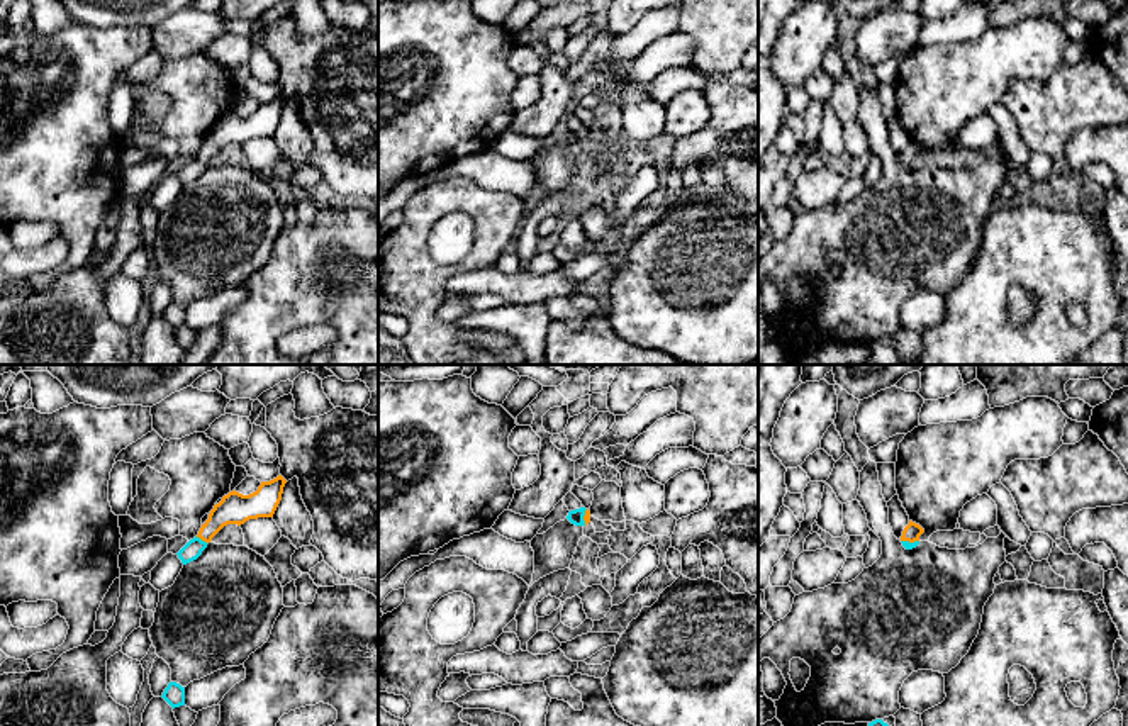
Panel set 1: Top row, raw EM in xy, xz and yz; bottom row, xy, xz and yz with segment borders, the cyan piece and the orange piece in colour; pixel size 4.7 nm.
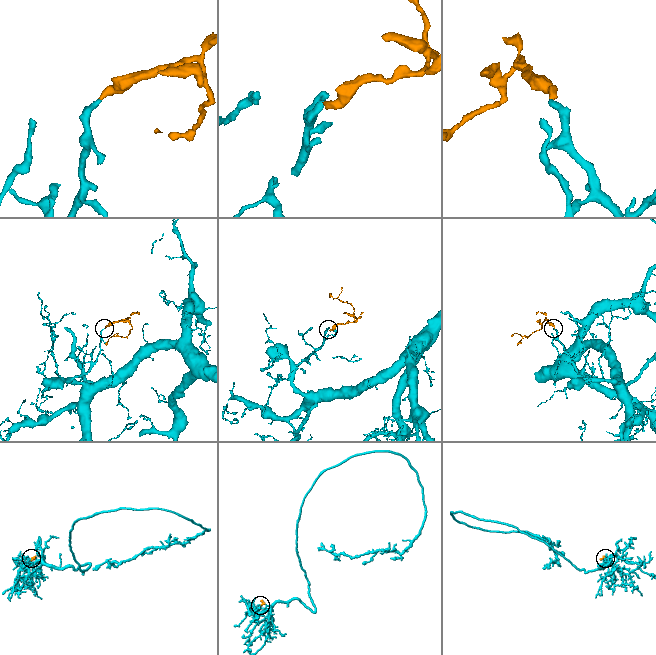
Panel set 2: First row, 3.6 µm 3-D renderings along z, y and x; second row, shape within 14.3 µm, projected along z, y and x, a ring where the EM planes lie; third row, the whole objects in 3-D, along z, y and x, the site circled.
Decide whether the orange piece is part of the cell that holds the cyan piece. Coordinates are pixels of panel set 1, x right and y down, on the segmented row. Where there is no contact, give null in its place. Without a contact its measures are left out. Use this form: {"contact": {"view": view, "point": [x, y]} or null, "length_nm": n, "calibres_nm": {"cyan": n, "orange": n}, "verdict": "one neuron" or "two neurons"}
{"contact": {"view": "xy", "point": [201, 540]}, "length_nm": 70, "calibres_nm": {"cyan": 90, "orange": 150}, "verdict": "one neuron"}

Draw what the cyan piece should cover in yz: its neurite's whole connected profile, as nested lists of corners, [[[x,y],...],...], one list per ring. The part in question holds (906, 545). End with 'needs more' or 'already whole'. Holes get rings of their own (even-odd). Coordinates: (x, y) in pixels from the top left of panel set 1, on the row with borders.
[[[909,521],[909,524],[904,528],[902,536],[901,536],[901,543],[906,550],[913,550],[919,544],[919,536],[924,533],[924,529]]]; needs more

